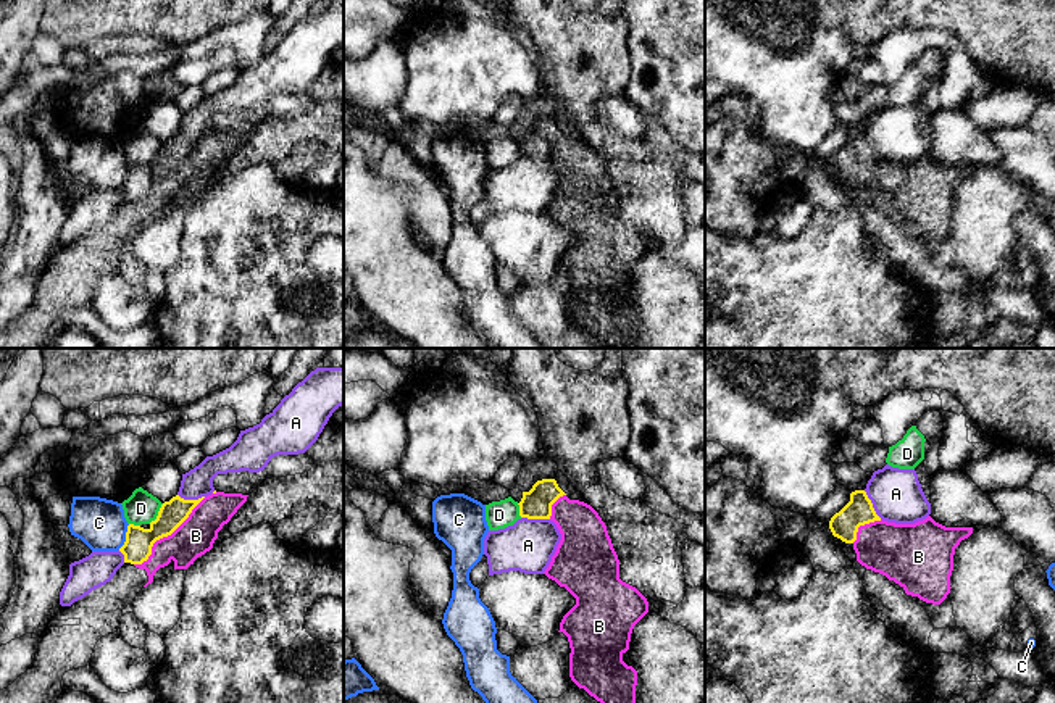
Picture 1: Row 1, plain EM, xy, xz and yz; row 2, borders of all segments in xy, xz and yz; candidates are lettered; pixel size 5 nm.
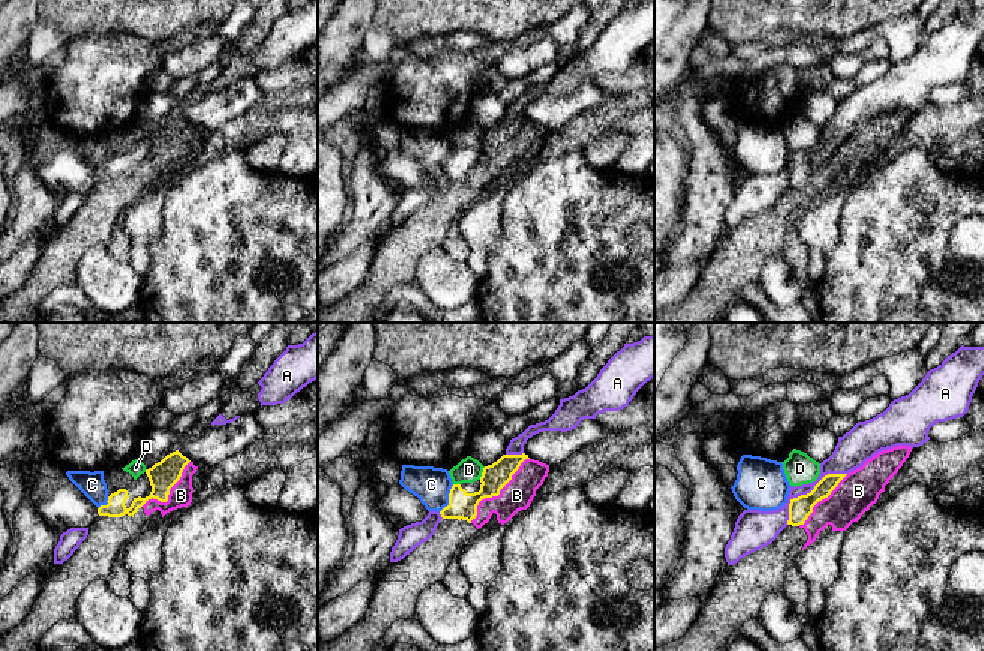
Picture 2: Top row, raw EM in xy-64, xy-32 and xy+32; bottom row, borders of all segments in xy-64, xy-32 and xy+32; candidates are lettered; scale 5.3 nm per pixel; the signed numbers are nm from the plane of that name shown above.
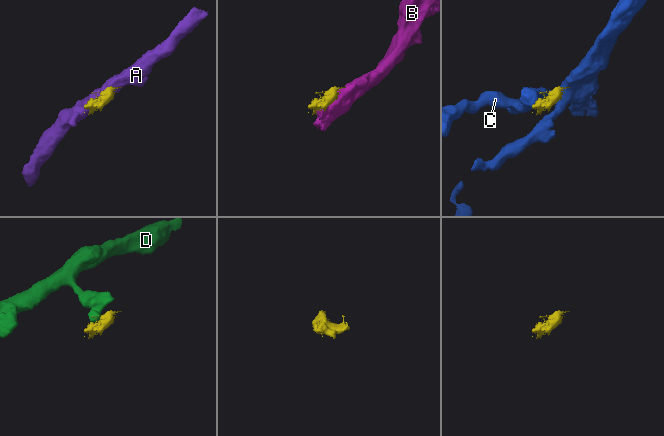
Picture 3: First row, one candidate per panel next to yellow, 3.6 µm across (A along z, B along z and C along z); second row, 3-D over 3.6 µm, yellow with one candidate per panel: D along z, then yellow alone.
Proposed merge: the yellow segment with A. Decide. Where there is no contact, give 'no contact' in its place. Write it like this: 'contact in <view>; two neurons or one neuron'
contact in xz; two neurons

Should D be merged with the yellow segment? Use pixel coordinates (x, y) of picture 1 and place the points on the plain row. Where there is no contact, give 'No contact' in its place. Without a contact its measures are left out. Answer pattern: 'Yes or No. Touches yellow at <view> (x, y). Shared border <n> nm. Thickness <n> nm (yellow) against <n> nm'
No. Touches yellow at xy (158, 153). Shared border 130 nm. Thickness 140 nm (yellow) against 160 nm

